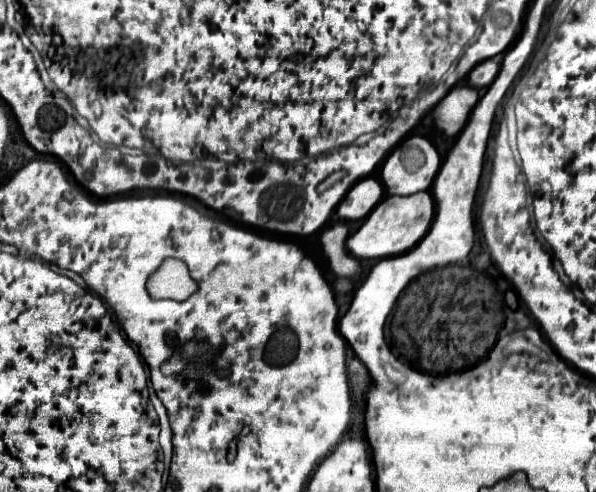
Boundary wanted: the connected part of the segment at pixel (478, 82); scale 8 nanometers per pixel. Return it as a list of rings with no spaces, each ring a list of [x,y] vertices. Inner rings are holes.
[[[504,54],[480,62],[480,64],[478,64],[470,74],[468,74],[468,82],[470,82],[474,88],[478,88],[478,90],[490,86],[490,84],[494,82],[494,78],[498,76],[498,72],[500,72],[502,58],[504,58]]]

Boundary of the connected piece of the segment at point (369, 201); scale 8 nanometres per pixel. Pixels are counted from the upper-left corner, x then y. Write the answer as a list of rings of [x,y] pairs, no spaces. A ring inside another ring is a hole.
[[[362,178],[356,182],[344,200],[338,204],[336,212],[342,220],[362,220],[372,208],[384,198],[384,188],[376,178]]]

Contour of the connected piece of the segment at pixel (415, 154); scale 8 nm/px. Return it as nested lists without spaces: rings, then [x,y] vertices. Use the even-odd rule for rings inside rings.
[[[408,136],[386,158],[382,166],[382,180],[388,194],[410,196],[432,186],[440,168],[436,148],[422,136]]]

